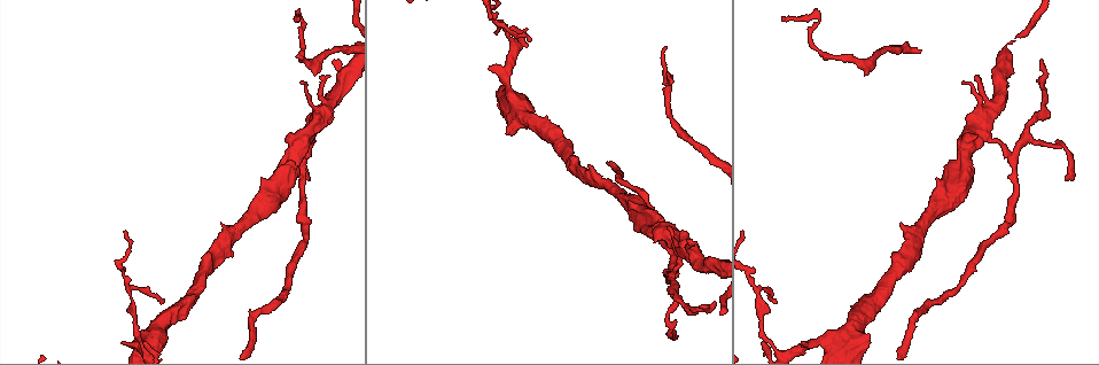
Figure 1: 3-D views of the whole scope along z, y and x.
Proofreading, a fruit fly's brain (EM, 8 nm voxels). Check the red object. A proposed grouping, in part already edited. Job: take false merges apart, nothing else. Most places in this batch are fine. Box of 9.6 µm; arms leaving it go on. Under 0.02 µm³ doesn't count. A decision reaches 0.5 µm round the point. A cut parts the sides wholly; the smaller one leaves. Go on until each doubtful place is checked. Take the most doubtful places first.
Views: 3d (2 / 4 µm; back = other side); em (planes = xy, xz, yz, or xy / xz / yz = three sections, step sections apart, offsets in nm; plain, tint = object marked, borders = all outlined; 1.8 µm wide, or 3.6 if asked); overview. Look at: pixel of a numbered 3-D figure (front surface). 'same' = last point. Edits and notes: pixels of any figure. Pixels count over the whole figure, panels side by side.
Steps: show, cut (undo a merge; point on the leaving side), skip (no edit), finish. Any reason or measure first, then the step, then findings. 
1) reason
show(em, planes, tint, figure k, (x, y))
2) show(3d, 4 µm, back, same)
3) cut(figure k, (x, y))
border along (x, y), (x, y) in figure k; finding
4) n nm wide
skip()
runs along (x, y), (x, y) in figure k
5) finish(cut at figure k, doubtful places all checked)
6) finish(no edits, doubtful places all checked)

a fork
show(3d, 2 µm, figure 1, (1011, 153))

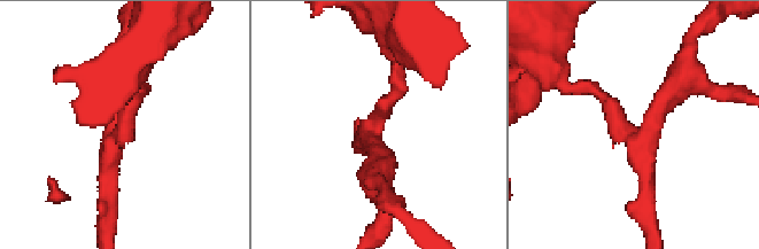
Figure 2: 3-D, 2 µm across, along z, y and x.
show(em, xz, step 4, tint, figure 2, (378, 126))

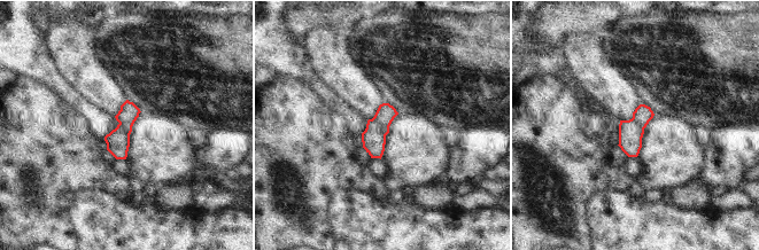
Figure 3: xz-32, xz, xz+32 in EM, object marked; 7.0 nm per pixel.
another direction
show(em, planes, borders, same)

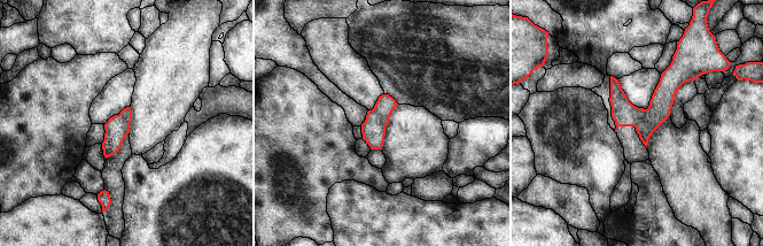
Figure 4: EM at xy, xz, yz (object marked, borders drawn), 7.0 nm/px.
170 nm wide
cut(figure 4, (659, 110))
a second cell is stuck on

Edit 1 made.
show(overview)

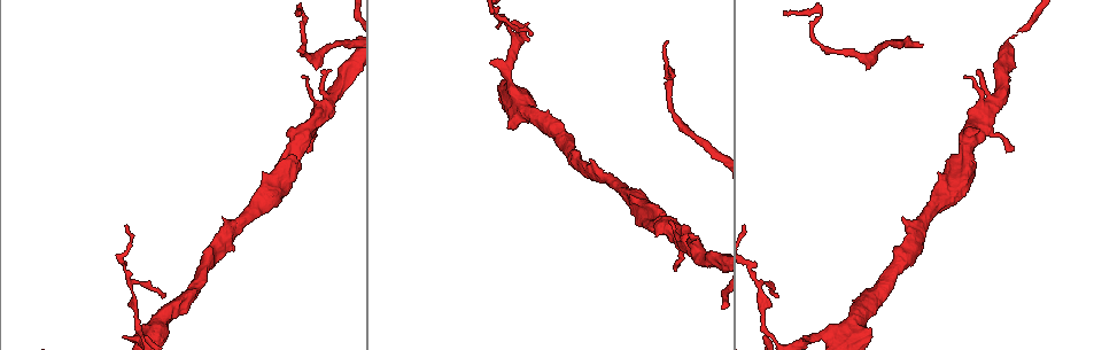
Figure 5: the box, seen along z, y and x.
show(3d, 4 µm, figure 5, (860, 335))

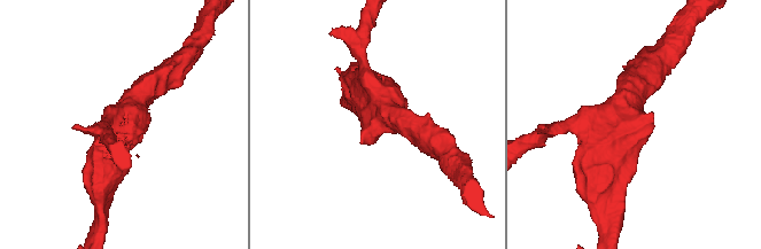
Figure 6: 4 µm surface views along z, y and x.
4 arms; need the tissue
show(em, 3.6 µm, planes, tint, figure 6, (374, 125))

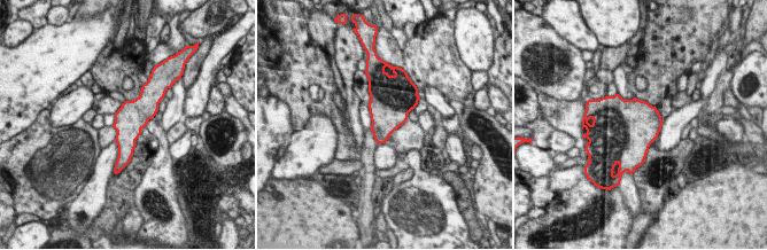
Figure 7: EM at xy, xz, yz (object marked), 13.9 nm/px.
skip()
all the same cell

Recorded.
calibre changes
show(em, 3.6 µm, planes, borders, figure 5, (830, 336))

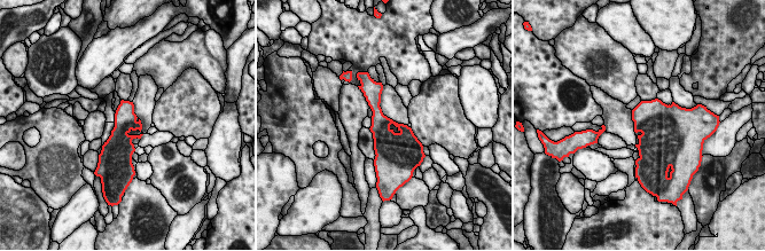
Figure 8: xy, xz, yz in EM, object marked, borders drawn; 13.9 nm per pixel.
skip()
continuous, no second cell

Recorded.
finish(cut at figure 4, doubtful places all checked)

